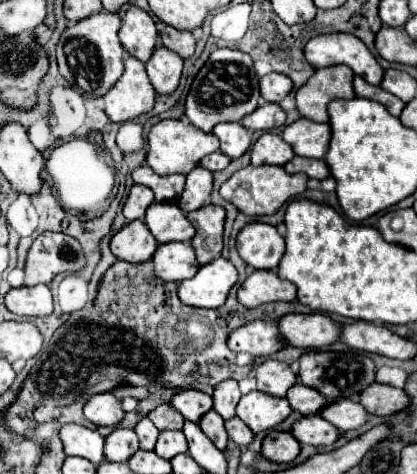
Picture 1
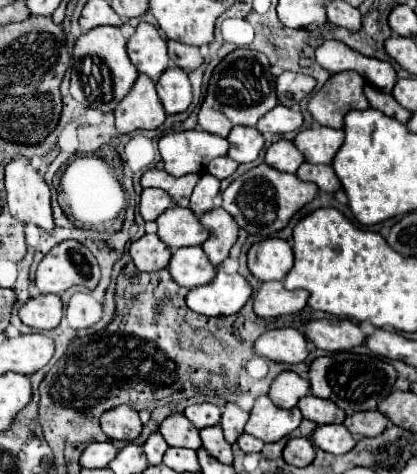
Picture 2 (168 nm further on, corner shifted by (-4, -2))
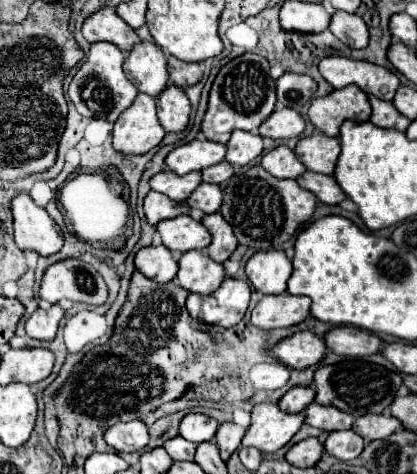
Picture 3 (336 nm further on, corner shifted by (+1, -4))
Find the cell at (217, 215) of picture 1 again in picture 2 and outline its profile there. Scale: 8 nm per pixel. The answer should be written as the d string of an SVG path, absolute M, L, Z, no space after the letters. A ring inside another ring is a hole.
M214 208L206 212L200 220L202 226L210 232L208 240L202 244L202 250L206 252L208 260L218 266L228 258L228 252L238 238L238 224L224 208Z

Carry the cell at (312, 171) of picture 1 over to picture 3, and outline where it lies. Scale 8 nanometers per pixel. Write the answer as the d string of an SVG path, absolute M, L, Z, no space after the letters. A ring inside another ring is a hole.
M305 172L297 178L297 184L309 192L313 192L319 202L323 204L341 204L347 196L345 192L341 192L341 186L337 184L337 180L333 180L333 176L325 176L325 174L315 174L315 172Z

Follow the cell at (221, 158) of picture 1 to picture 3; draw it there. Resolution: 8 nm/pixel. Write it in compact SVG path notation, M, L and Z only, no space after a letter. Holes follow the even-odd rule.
M219 162L215 166L209 166L203 170L203 182L209 184L225 184L235 174L235 168L229 162Z

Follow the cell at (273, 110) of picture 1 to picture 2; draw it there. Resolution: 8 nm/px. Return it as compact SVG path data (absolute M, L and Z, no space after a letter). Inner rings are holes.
M274 106L272 112L268 112L266 116L262 116L256 124L256 130L266 134L266 132L272 132L272 134L284 134L284 132L292 132L292 130L298 130L302 126L302 114L298 110L292 110L288 106Z

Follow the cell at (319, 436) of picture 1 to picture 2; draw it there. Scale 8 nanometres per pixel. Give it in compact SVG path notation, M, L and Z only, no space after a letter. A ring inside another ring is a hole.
M330 424L330 426L316 426L310 434L310 440L316 448L330 452L330 454L346 454L356 446L356 440L342 424Z

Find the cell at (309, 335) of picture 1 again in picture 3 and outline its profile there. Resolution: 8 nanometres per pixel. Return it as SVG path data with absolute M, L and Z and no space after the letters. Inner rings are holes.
M353 326L333 328L325 336L325 342L331 352L341 354L341 356L351 356L351 358L371 356L371 354L381 352L383 348L383 340L377 334L371 334Z

